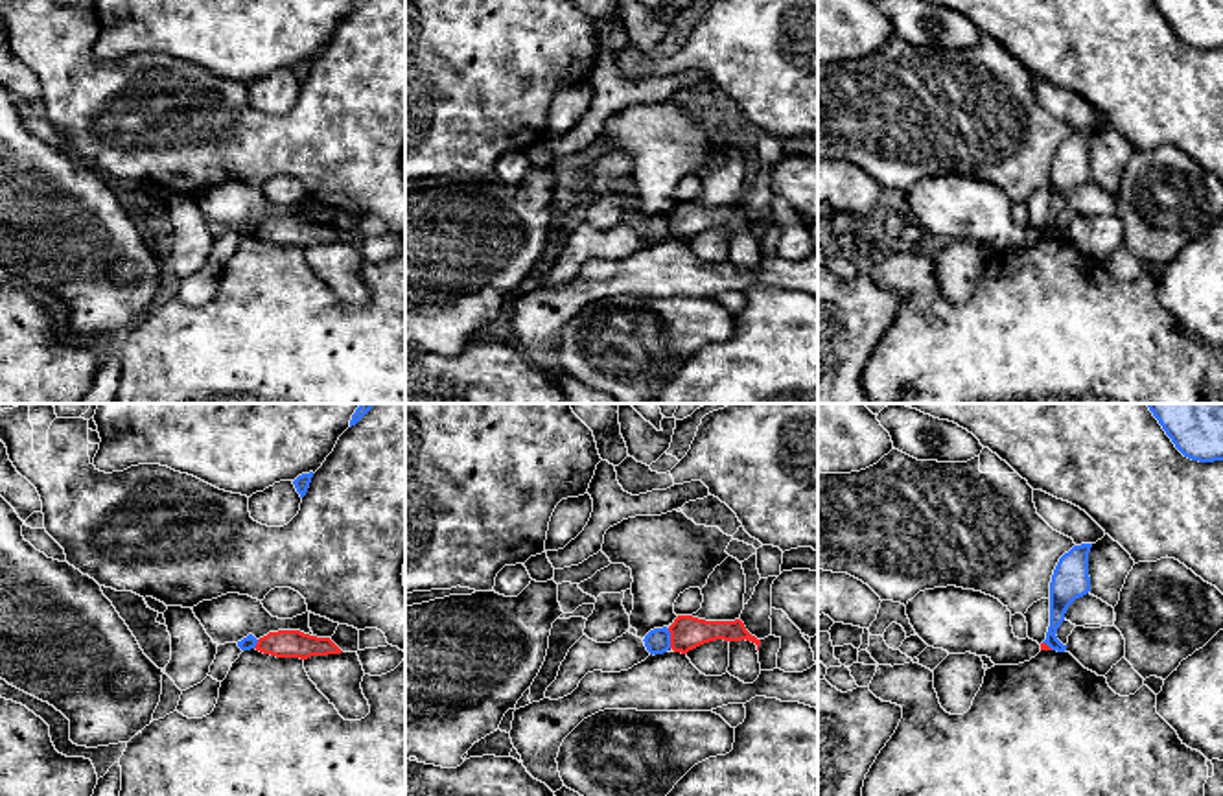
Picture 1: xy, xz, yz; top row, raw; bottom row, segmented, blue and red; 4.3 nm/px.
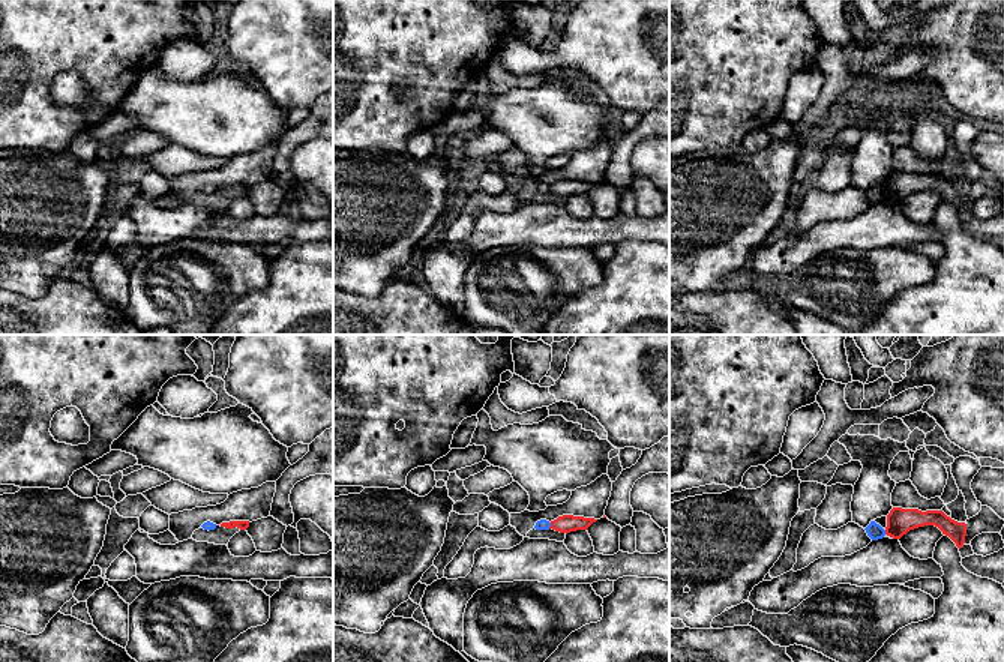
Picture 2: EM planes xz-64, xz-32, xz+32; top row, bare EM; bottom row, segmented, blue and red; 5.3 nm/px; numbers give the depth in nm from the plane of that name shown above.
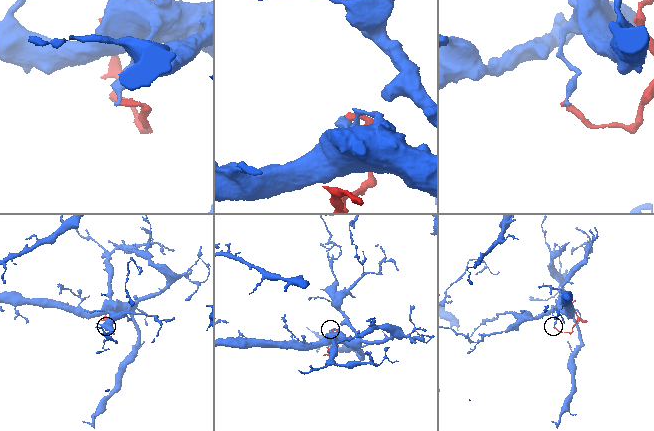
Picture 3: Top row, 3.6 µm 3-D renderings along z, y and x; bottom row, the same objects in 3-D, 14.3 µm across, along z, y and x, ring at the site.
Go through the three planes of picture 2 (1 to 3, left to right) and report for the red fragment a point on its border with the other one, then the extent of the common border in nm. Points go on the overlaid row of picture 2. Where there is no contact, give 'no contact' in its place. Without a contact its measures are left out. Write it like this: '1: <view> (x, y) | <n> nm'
1: no contact
2: xz-32 (550, 526) | 40 nm
3: xz+32 (884, 532) | 30 nm

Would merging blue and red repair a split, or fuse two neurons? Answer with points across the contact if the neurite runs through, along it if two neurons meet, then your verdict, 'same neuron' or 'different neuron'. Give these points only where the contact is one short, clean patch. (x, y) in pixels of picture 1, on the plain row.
along xz (667, 216), (671, 234) | different neuron

